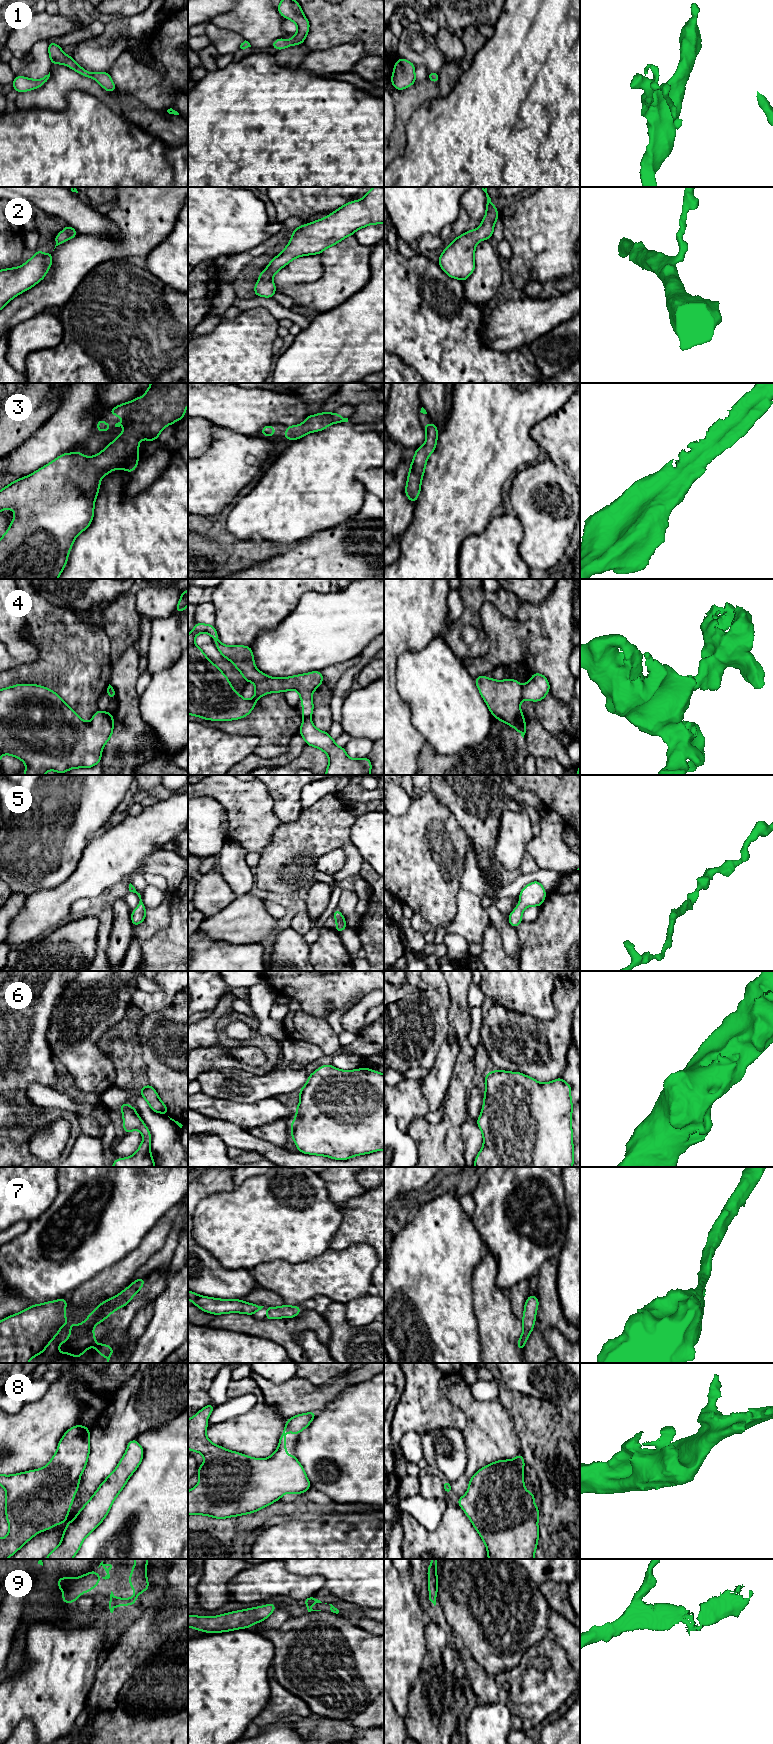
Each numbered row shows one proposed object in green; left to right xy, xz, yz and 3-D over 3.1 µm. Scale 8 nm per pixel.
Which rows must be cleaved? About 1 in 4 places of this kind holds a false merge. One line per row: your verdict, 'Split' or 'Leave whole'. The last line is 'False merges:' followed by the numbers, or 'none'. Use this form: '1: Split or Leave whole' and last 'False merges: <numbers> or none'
1: Leave whole
2: Leave whole
3: Leave whole
4: Split
5: Leave whole
6: Leave whole
7: Leave whole
8: Leave whole
9: Leave whole
False merges: 4

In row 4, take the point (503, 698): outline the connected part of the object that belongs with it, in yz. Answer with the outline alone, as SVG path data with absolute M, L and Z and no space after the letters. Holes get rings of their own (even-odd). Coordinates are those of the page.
M477 676L475 683L492 716L515 728L524 738L526 725L520 708L522 701L520 682L512 678L497 681L486 676Z

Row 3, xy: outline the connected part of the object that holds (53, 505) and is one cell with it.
M151 383L150 387L145 391L144 397L136 397L134 400L120 404L108 412L117 417L124 416L125 419L122 422L115 424L115 427L125 426L124 431L115 438L105 449L103 449L97 455L86 457L80 451L74 453L64 453L57 457L55 460L51 461L44 467L38 469L34 473L28 475L27 477L22 477L16 481L12 481L8 486L0 490L0 512L3 509L12 509L15 512L15 516L5 534L0 538L0 579L57 579L63 569L66 566L68 555L70 549L73 546L76 537L86 530L94 517L94 505L95 499L97 498L99 487L101 485L100 479L108 475L113 469L127 470L130 474L136 469L139 461L139 440L146 439L147 441L156 440L163 428L179 421L185 417L186 407L188 405L188 383Z

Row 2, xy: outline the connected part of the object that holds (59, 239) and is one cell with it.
M67 225L59 234L55 236L54 238L56 243L55 248L58 245L62 244L63 242L76 237L77 235L78 235L78 232L73 227Z

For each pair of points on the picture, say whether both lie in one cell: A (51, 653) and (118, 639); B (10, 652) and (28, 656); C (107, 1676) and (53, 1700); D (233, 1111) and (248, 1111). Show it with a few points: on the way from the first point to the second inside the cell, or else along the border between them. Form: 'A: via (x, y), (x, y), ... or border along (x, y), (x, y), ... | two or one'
A: border along (101, 626), (109, 641), (111, 662) | two
B: via (14, 652), (24, 652) | one
C: border along (101, 1660), (96, 1671), (95, 1681), (85, 1704) | two
D: via (237, 1111), (244, 1111) | one

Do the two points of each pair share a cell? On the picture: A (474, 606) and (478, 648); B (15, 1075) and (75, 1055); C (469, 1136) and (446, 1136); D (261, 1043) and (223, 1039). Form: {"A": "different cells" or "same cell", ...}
{"A": "same cell", "B": "different cells", "C": "different cells", "D": "same cell"}

